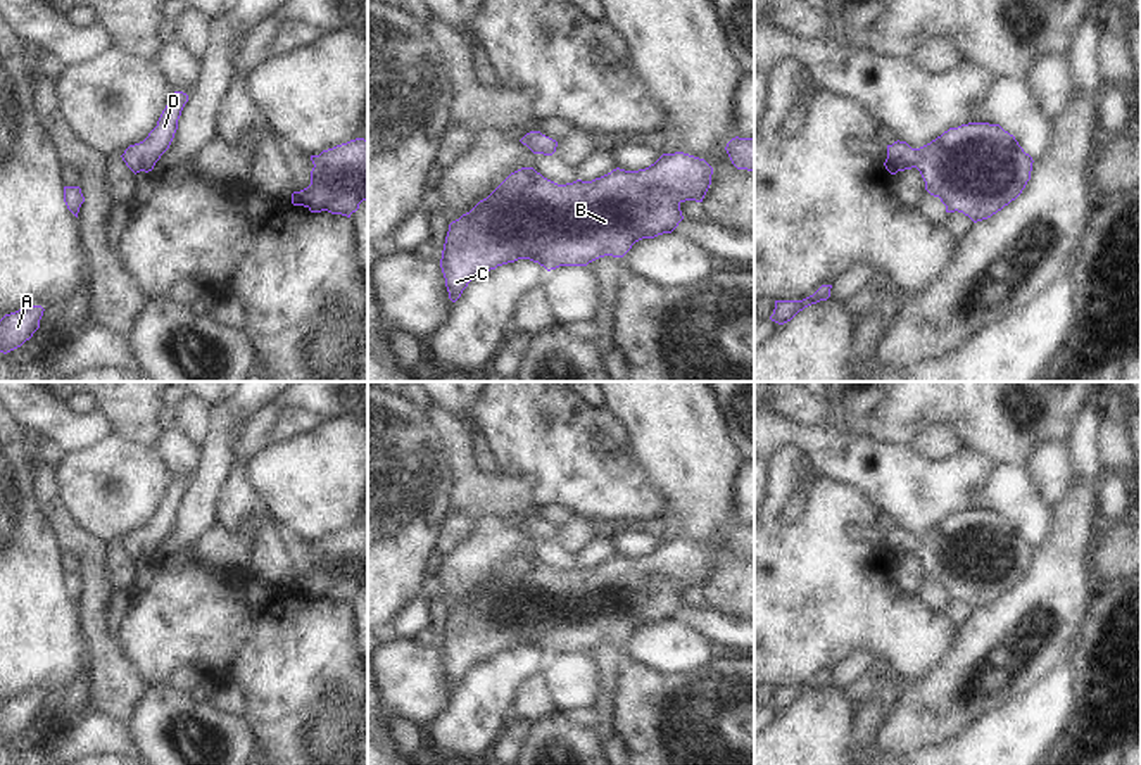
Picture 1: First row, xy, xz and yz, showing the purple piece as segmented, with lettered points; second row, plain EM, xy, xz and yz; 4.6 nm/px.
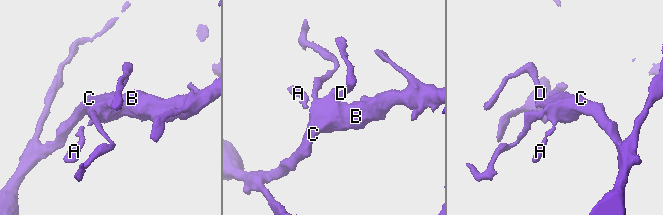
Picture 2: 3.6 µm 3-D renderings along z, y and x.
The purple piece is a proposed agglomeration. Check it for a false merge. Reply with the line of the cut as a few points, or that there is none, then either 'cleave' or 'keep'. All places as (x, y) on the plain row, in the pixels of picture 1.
no cut; keep

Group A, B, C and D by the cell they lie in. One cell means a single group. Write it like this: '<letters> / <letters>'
A B C D

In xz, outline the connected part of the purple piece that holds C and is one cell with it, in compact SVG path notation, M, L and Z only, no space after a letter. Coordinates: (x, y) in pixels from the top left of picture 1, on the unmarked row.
M663 541L639 558L613 556L592 568L558 572L533 554L511 560L487 585L449 611L440 654L449 686L456 689L476 663L497 653L530 646L547 658L587 653L604 644L623 644L635 629L671 620L684 606L680 591L703 589L713 554L699 544Z

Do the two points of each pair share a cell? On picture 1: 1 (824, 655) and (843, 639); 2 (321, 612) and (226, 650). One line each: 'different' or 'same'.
1: same
2: same

